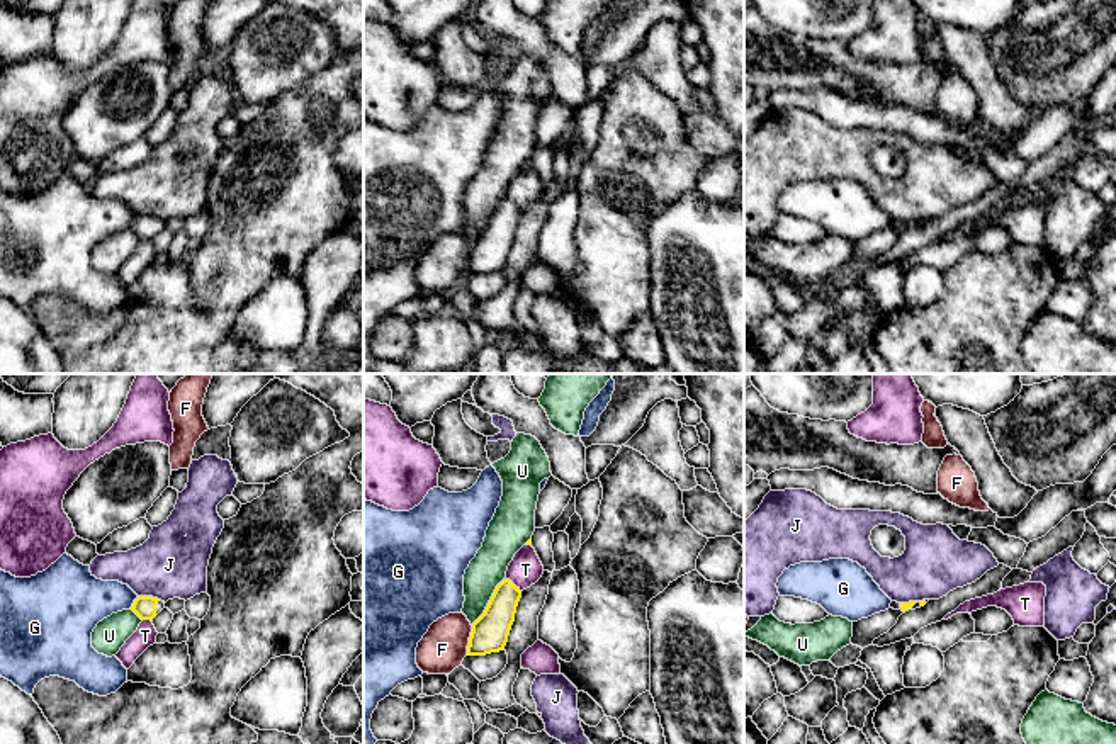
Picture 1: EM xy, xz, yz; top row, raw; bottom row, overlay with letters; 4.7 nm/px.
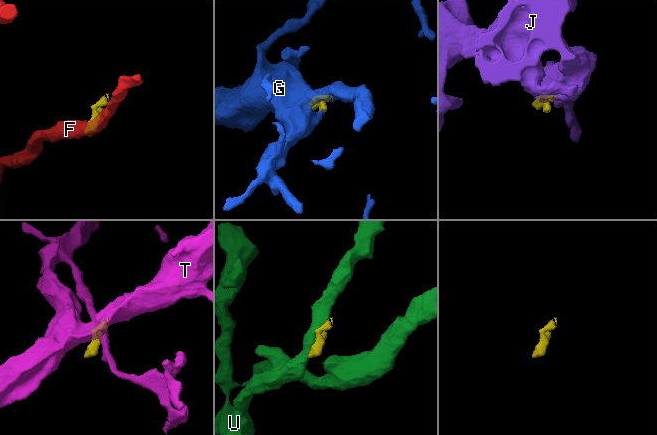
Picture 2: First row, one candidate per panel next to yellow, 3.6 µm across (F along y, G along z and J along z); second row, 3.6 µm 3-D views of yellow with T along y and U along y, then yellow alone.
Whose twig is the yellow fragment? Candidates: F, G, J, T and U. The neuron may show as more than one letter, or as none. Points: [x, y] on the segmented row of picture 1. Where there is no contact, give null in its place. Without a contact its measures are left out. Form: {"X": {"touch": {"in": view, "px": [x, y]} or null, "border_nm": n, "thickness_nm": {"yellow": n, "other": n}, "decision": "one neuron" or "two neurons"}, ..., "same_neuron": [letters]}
{"F": {"touch": {"in": "xz", "px": [469, 641]}, "border_nm": 150, "thickness_nm": {"yellow": 180, "other": 220}, "decision": "two neurons"}, "G": {"touch": {"in": "xy", "px": [133, 603]}, "border_nm": 80, "thickness_nm": {"yellow": 110, "other": 260}, "decision": "two neurons"}, "J": {"touch": {"in": "xy", "px": [148, 597]}, "border_nm": 110, "thickness_nm": {"yellow": 110, "other": 320}, "decision": "two neurons"}, "T": {"touch": {"in": "xz", "px": [513, 585]}, "border_nm": 100, "thickness_nm": {"yellow": 170, "other": 160}, "decision": "two neurons"}, "U": {"touch": {"in": "xz", "px": [490, 602]}, "border_nm": 280, "thickness_nm": {"yellow": 180, "other": 170}, "decision": "two neurons"}, "same_neuron": []}

